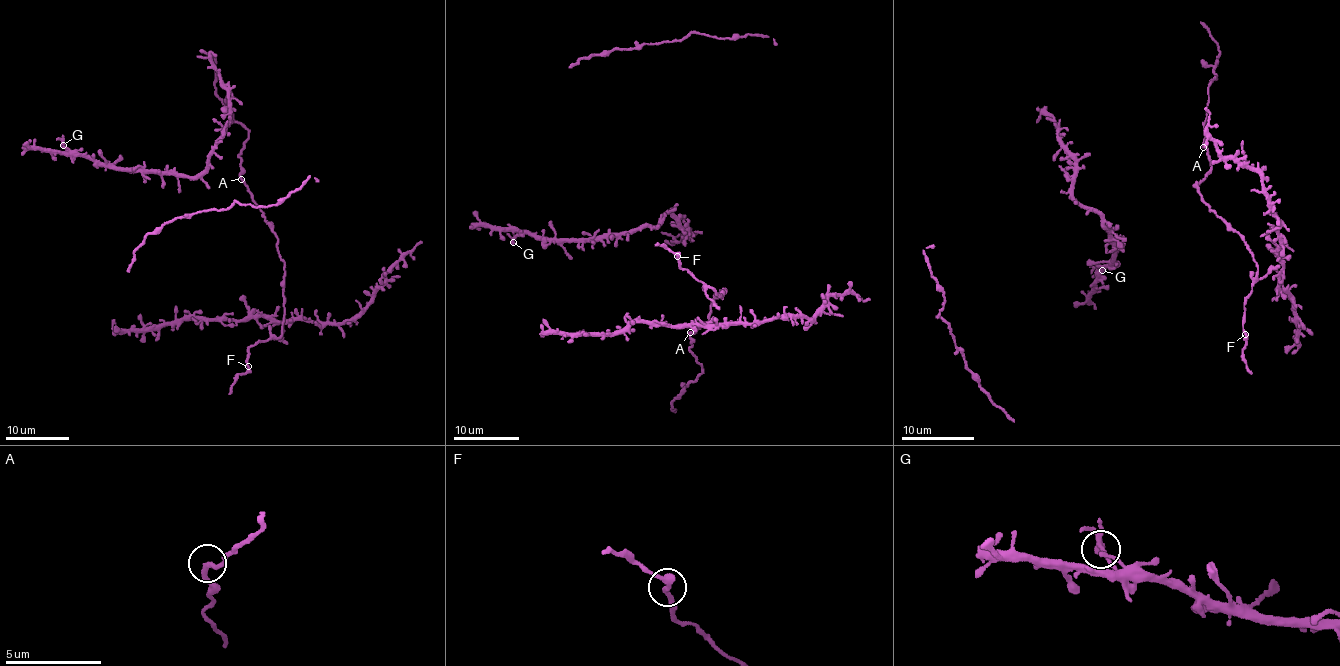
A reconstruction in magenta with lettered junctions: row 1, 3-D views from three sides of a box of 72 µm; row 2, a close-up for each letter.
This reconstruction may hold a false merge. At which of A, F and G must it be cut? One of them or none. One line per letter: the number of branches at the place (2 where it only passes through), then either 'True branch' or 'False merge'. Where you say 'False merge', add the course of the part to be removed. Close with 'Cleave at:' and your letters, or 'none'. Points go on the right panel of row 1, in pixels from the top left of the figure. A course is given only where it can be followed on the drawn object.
A: Branches: 2. True branch
F: Branches: 2. True branch
G: Branches: 2. True branch
Cleave at: none

